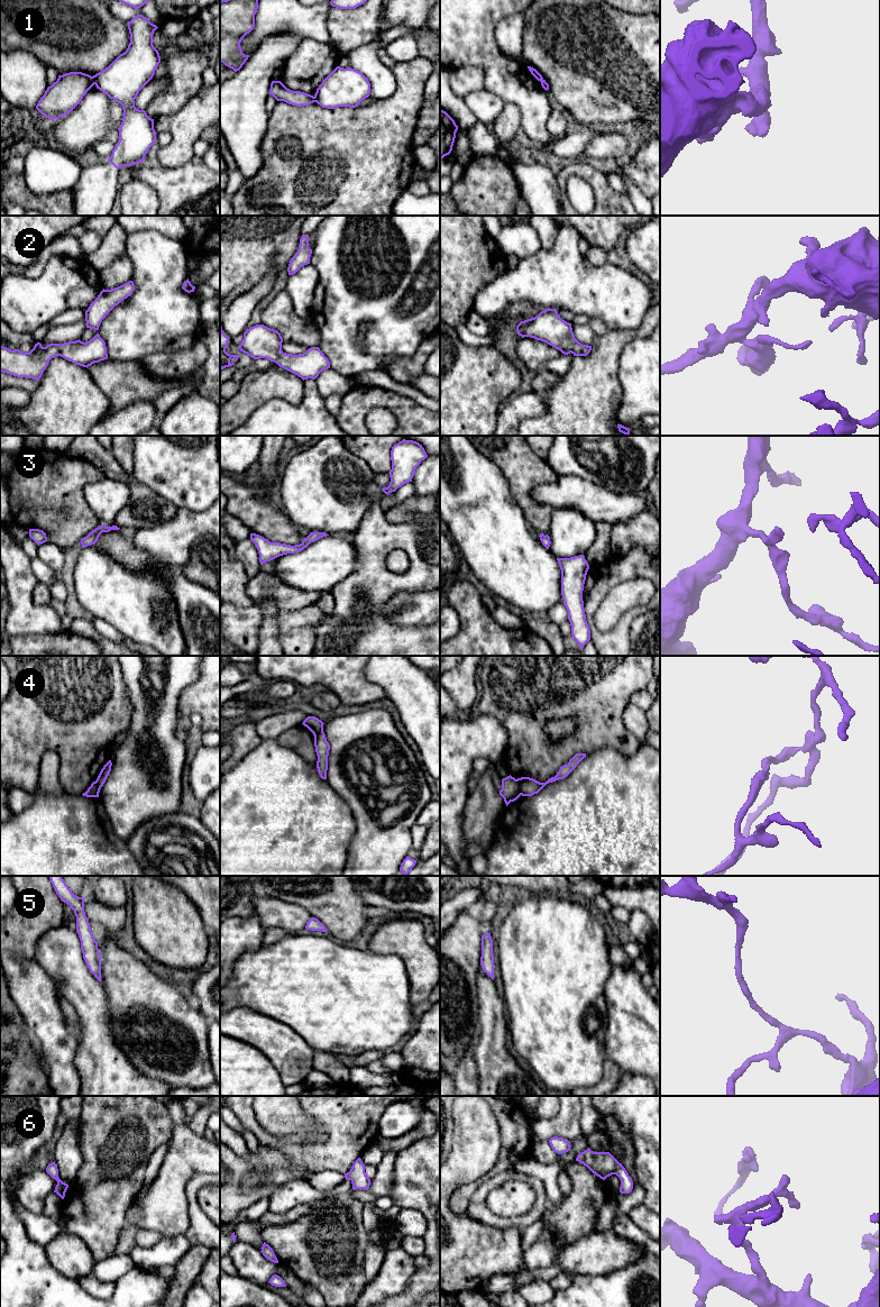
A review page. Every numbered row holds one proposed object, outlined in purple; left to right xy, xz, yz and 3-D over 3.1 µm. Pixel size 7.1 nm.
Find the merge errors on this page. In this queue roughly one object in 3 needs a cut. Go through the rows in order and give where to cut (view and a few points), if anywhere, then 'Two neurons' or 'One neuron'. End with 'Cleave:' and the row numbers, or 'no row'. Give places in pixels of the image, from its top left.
1: Split along xy (91, 76), (94, 83). Two neurons
2: No split. One neuron
3: No split. One neuron
4: Split along yz (516, 779), (521, 794). Two neurons
5: No split. One neuron
6: No split. One neuron
Cleave: 1, 4

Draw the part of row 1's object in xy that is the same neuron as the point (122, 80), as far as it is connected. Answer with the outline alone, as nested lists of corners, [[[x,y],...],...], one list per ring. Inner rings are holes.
[[[138,13],[127,25],[130,34],[127,51],[92,76],[97,89],[123,108],[119,140],[108,159],[116,168],[143,163],[157,134],[154,119],[135,107],[135,99],[161,63],[159,53],[153,45],[153,35],[158,27]]]

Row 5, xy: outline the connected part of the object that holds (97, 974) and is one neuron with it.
[[[49,876],[51,883],[61,898],[74,911],[76,916],[76,932],[81,941],[83,959],[94,977],[101,981],[101,954],[98,942],[93,938],[89,918],[84,912],[84,897],[79,897],[72,893],[62,876]]]

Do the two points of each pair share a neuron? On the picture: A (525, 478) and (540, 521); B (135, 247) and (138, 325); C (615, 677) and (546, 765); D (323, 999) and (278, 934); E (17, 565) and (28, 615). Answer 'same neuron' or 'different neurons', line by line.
A: same neuron
B: same neuron
C: same neuron
D: different neurons
E: same neuron

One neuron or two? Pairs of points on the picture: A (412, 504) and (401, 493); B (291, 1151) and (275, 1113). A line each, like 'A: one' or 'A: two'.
A: two
B: two

